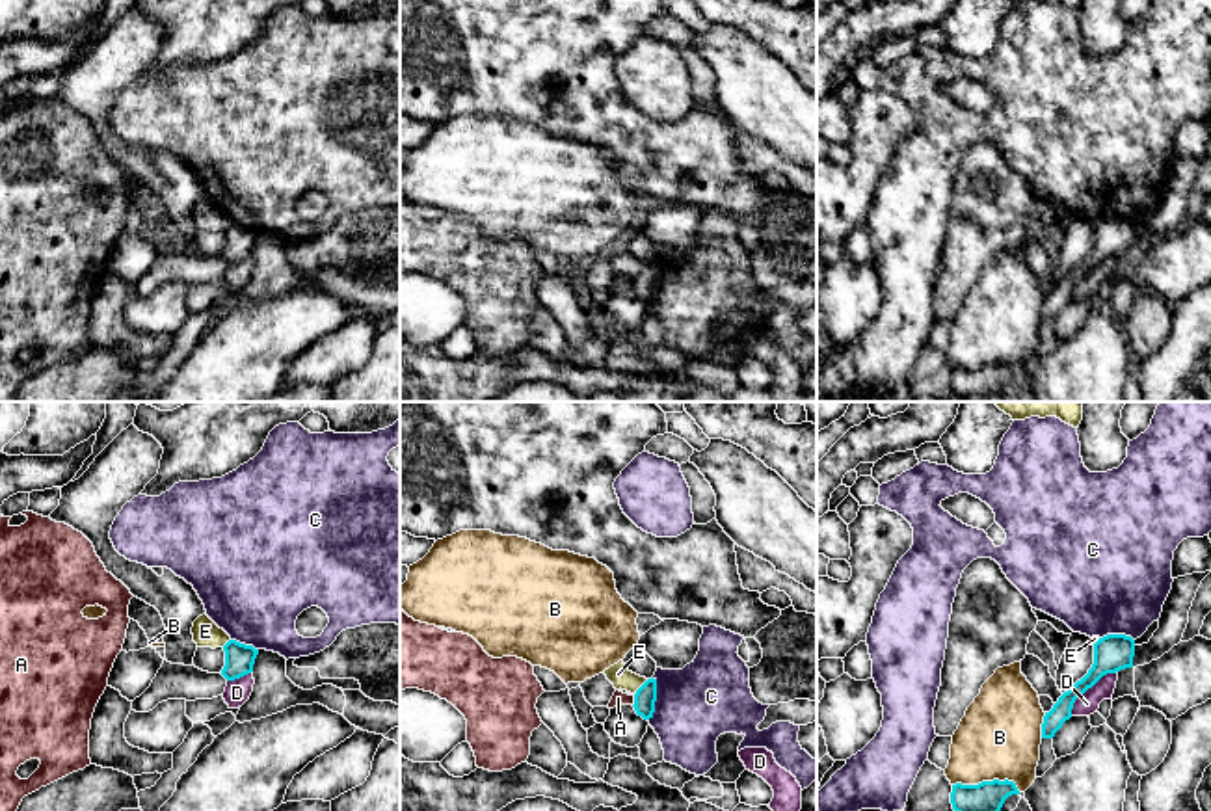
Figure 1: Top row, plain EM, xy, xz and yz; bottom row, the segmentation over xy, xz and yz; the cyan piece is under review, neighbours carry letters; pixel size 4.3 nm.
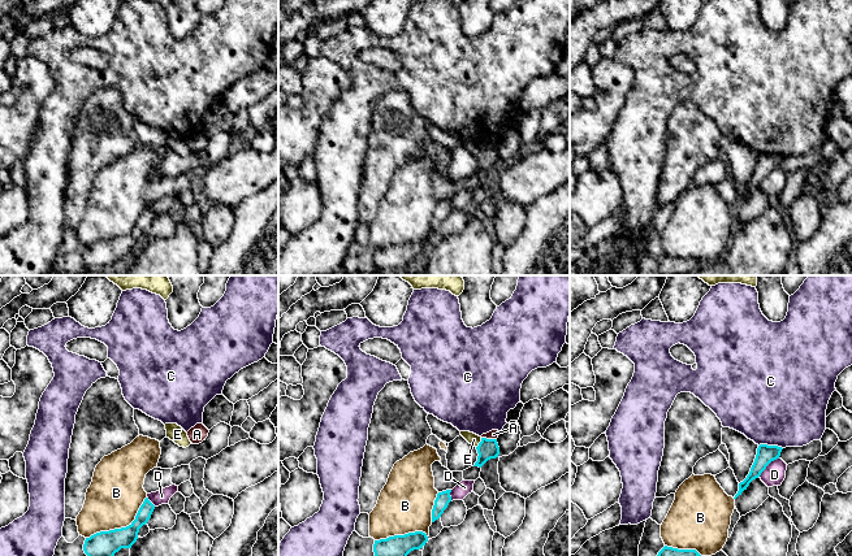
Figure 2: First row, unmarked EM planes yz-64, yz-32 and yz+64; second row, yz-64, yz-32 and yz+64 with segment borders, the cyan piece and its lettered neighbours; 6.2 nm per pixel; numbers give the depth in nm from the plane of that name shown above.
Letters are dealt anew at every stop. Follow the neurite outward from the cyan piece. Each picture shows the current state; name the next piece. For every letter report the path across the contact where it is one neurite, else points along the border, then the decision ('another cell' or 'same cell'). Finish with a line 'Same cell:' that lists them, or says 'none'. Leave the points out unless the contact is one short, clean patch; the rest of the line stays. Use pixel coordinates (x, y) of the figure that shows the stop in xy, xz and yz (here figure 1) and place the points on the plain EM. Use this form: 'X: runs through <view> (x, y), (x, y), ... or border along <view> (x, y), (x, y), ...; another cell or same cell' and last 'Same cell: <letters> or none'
A: border along xz (635, 278), (633, 289); another cell
B: another cell
C: border along xz (655, 261), (655, 294), (648, 304); another cell
D: another cell
E: border along xz (648, 263), (635, 278); another cell
Same cell: none

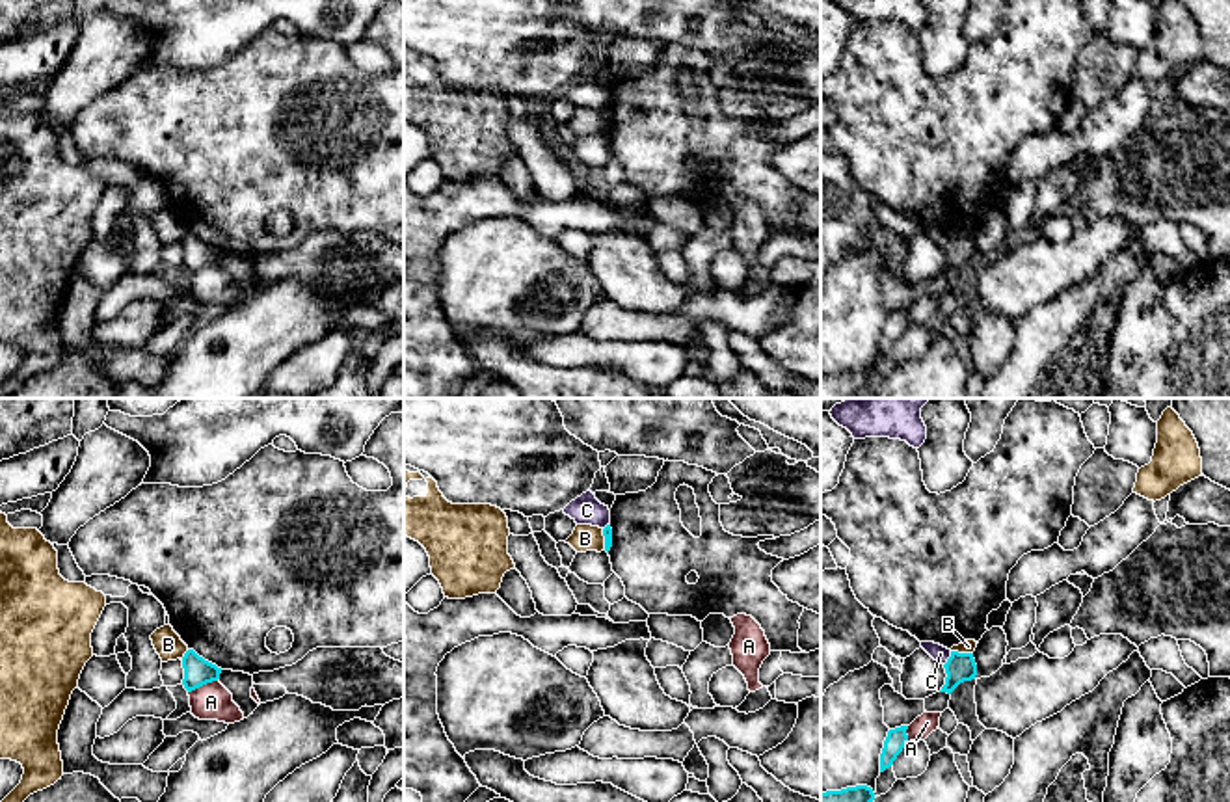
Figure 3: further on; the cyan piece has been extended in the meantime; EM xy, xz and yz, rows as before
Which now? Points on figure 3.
A: another cell
B: border along yz (951, 233), (972, 237); another cell
C: border along yz (951, 235), (944, 248); another cell
Same cell: none

